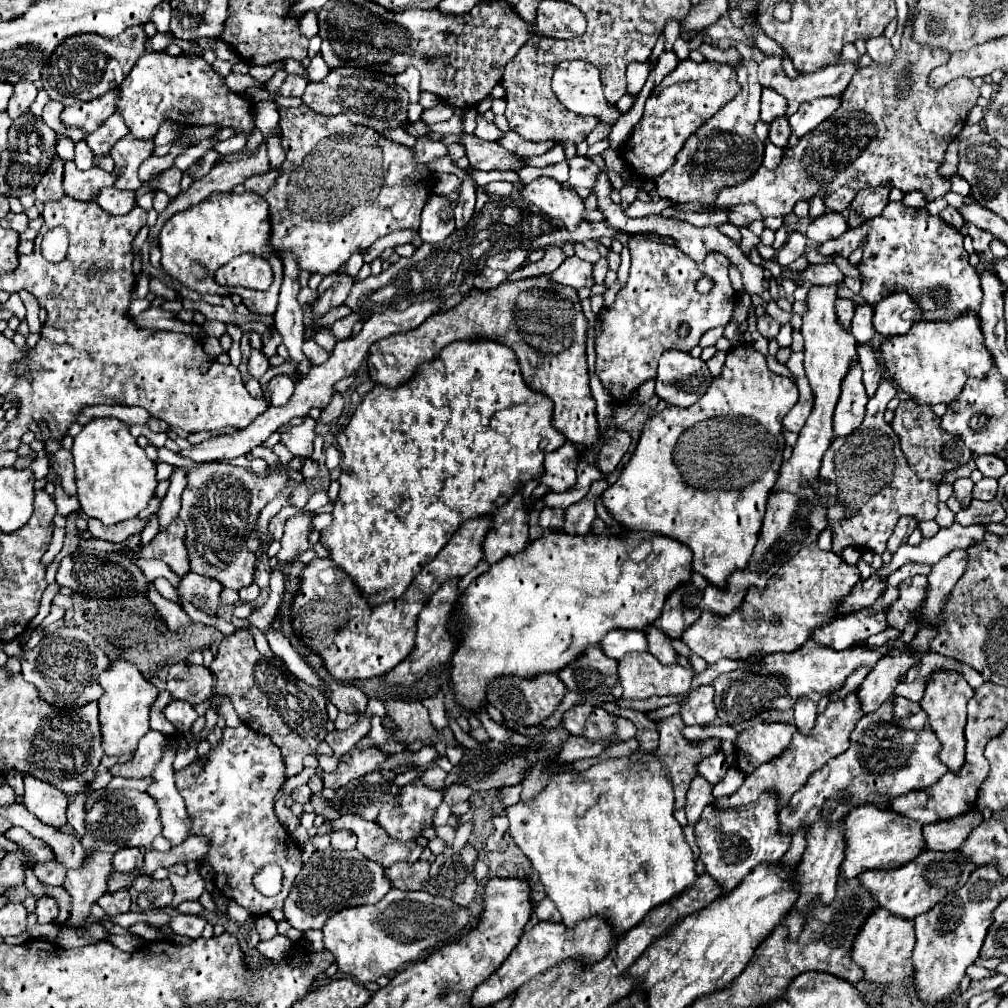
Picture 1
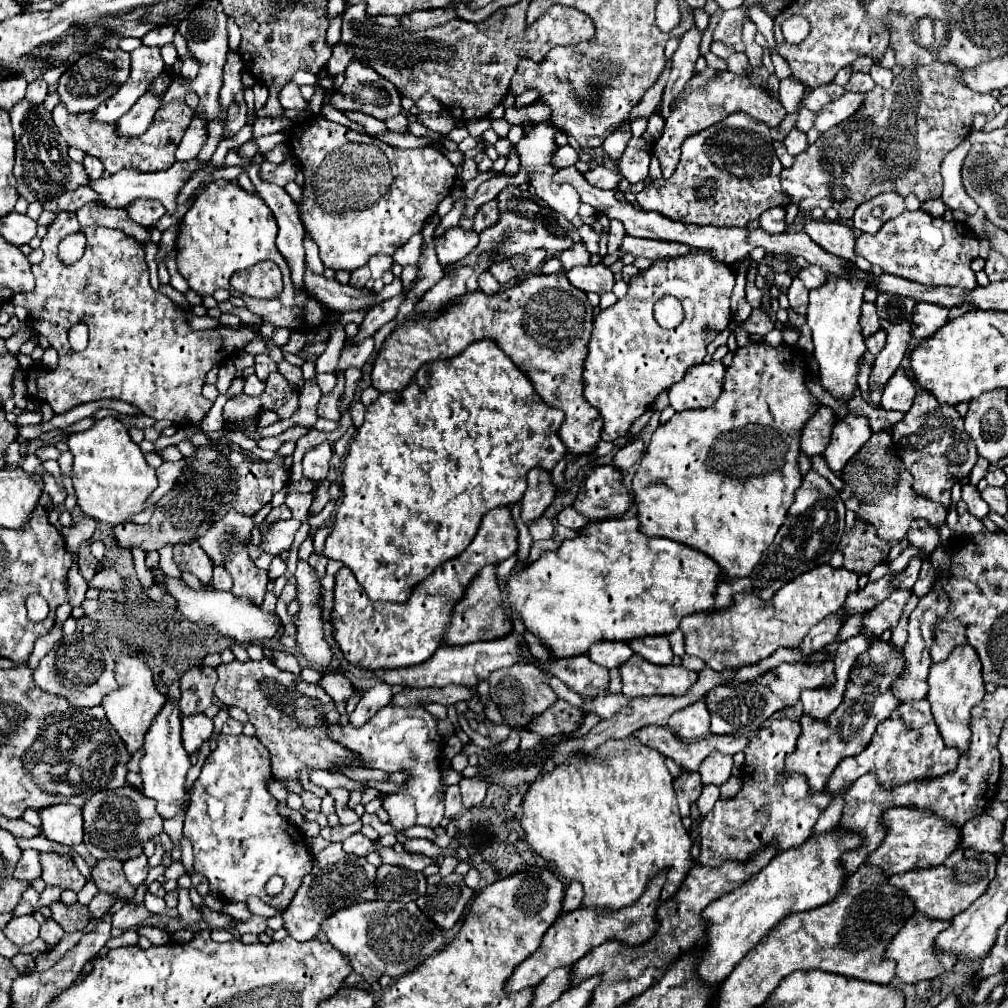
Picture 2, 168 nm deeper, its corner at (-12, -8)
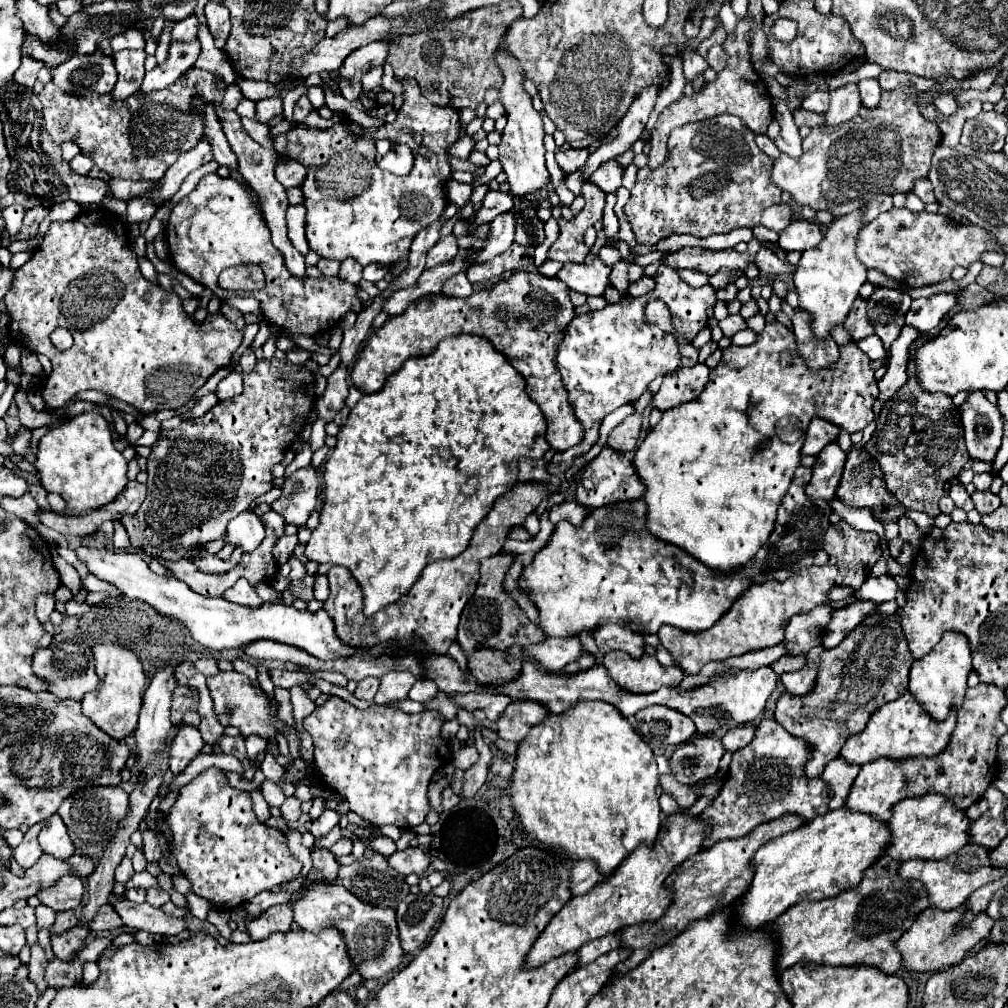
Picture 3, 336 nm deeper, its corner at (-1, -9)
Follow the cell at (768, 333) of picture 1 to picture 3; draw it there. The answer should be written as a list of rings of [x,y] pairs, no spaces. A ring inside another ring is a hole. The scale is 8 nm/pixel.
[[[731,314],[731,316],[727,316],[725,320],[719,322],[719,328],[723,330],[723,334],[725,334],[727,338],[733,338],[735,332],[747,328],[747,322],[745,322],[745,318],[743,318],[741,314]]]

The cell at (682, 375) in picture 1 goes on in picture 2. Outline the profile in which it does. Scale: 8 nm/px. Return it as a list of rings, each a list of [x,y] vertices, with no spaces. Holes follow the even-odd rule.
[[[710,361],[694,365],[686,371],[686,377],[670,387],[670,405],[674,411],[712,407],[722,393],[726,367],[722,361]]]

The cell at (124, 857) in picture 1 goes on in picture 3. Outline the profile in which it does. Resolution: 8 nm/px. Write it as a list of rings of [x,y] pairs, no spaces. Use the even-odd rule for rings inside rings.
[[[123,858],[121,860],[121,864],[117,866],[117,870],[115,870],[115,880],[117,882],[121,882],[121,884],[125,884],[131,876],[135,874],[135,870],[133,870],[133,864],[131,864],[131,858]]]

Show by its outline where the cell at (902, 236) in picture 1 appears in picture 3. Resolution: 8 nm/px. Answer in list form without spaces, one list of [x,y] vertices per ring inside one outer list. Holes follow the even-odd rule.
[[[893,208],[879,214],[857,236],[857,258],[867,268],[877,268],[901,286],[921,288],[951,278],[955,266],[969,266],[979,260],[985,250],[999,250],[999,244],[983,228],[971,224],[963,226],[941,214],[911,212],[907,208]]]

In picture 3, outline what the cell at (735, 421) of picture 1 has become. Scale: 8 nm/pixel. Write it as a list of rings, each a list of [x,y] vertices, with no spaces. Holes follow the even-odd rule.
[[[767,322],[751,346],[729,346],[715,370],[711,370],[709,384],[701,396],[683,406],[663,412],[661,422],[645,436],[635,452],[633,466],[639,480],[643,480],[647,502],[647,530],[675,544],[707,564],[713,570],[729,574],[737,566],[745,566],[757,550],[767,542],[777,508],[787,494],[793,472],[799,466],[805,430],[813,416],[831,420],[849,434],[863,430],[873,420],[873,404],[879,388],[869,366],[869,358],[855,342],[839,346],[841,358],[835,370],[811,372],[797,354],[795,336],[781,322]],[[779,432],[797,432],[797,442],[789,444],[779,438]]]

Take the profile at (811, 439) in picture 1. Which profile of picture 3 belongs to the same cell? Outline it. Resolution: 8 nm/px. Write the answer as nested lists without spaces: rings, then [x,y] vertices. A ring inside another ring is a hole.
[[[851,212],[833,220],[825,228],[825,238],[815,250],[805,250],[795,270],[795,288],[799,294],[799,308],[809,314],[813,334],[819,340],[831,336],[835,326],[843,326],[853,300],[859,296],[861,284],[867,280],[867,268],[855,256],[855,240],[861,230],[863,212]]]

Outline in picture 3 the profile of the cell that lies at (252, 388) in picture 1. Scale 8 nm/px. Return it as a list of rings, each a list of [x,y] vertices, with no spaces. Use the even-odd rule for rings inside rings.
[[[231,372],[225,376],[217,386],[217,398],[219,400],[231,400],[243,392],[243,376],[239,372]]]

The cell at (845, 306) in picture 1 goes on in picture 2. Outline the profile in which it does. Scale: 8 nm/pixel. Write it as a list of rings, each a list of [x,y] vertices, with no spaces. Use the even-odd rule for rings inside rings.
[[[864,303],[864,305],[862,305],[860,325],[862,325],[862,335],[864,335],[864,337],[870,337],[870,335],[874,335],[874,333],[880,329],[874,303]]]

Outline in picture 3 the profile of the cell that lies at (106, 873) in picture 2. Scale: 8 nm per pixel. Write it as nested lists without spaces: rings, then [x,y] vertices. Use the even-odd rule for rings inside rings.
[[[115,892],[109,896],[109,902],[119,912],[125,926],[129,926],[129,928],[147,930],[147,932],[155,932],[155,934],[163,934],[163,936],[177,936],[179,932],[183,932],[187,928],[187,924],[181,918],[167,916],[161,912],[161,908],[153,908],[149,902],[135,904]]]

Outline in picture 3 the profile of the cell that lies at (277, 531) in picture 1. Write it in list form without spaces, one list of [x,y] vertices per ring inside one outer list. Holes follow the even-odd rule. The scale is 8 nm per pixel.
[[[247,510],[247,514],[239,514],[231,526],[227,526],[227,542],[243,548],[243,552],[253,552],[259,542],[265,538],[265,524],[261,518]]]

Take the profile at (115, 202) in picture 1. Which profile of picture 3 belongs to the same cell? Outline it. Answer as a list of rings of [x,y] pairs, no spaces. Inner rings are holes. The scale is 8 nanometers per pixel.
[[[133,198],[133,200],[129,200],[125,222],[127,224],[149,222],[155,212],[157,212],[157,206],[151,206],[151,202],[147,202],[147,198]]]

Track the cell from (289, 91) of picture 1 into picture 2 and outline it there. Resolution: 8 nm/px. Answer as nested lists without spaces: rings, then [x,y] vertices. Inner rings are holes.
[[[292,81],[280,91],[280,103],[284,109],[306,109],[308,101],[300,95],[300,87]]]

